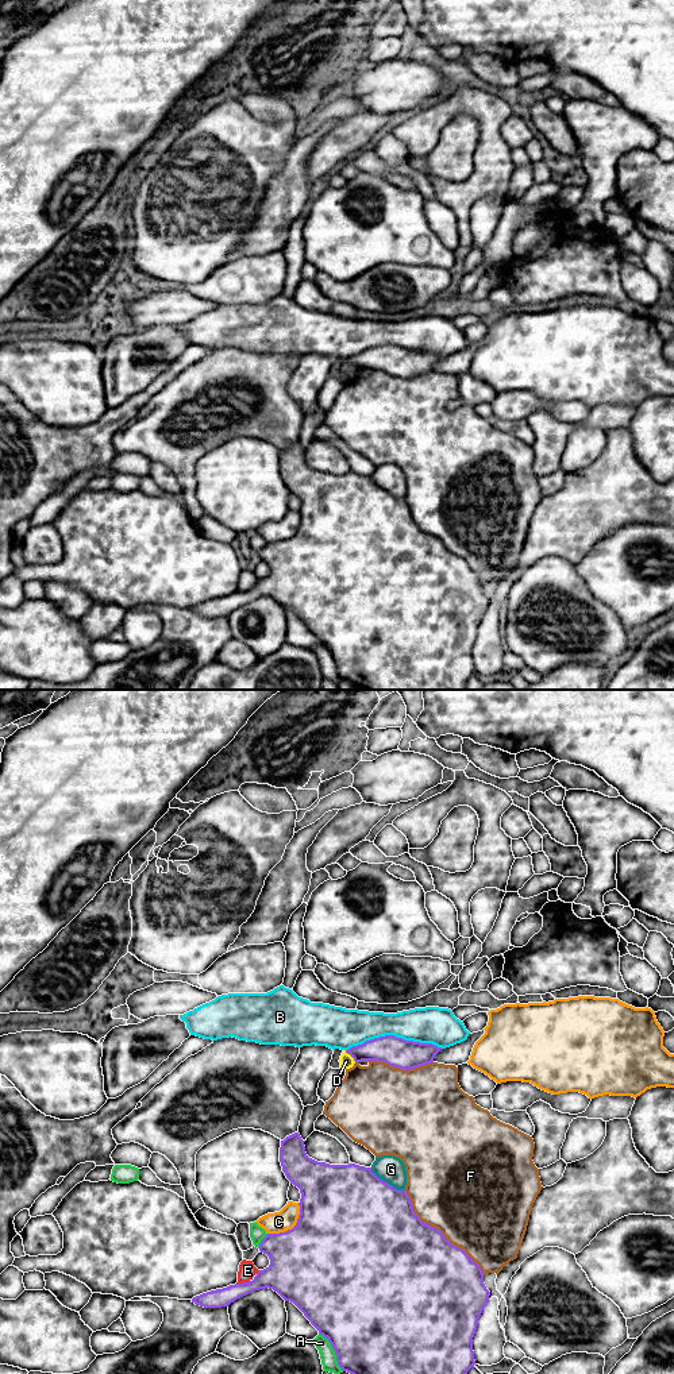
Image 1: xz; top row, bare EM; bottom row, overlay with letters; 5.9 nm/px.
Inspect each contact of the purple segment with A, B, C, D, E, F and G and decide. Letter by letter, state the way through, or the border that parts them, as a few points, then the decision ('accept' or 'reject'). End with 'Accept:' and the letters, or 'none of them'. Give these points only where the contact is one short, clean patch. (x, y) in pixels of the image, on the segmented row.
A: reject
B: reject
C: reject
D: border along xz (345, 1050), (355, 1061); reject
E: reject
F: reject
G: reject
Accept: none of them

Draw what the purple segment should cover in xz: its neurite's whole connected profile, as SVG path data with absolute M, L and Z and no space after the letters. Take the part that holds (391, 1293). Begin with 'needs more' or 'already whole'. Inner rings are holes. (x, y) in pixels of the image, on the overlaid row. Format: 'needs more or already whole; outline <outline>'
already whole; outline M299 1132L281 1141L280 1162L286 1178L300 1189L300 1215L292 1230L280 1234L267 1234L259 1243L259 1251L266 1254L270 1265L258 1270L253 1281L230 1285L223 1289L211 1290L196 1296L192 1302L204 1308L228 1307L235 1300L259 1289L273 1289L285 1301L293 1302L320 1335L331 1343L339 1367L350 1374L467 1374L474 1367L473 1338L478 1319L488 1304L490 1292L484 1284L481 1267L459 1247L451 1244L435 1227L423 1223L413 1212L412 1203L405 1190L397 1190L388 1182L378 1178L371 1167L348 1165L330 1165L309 1158Z

